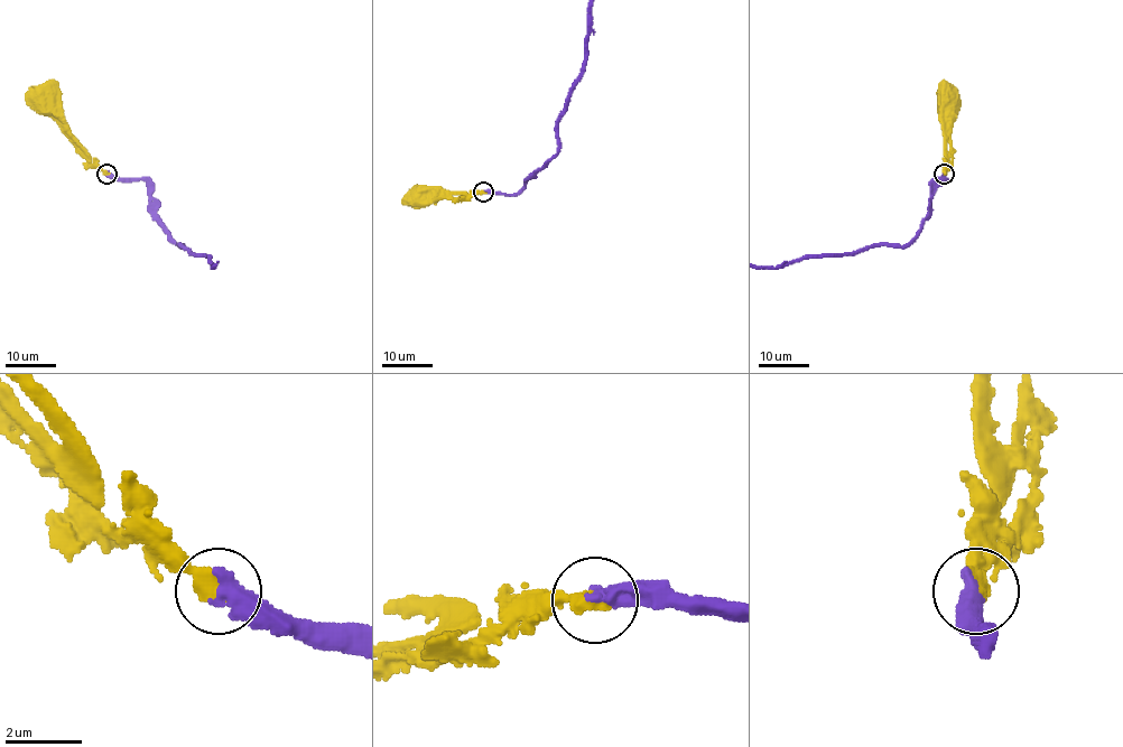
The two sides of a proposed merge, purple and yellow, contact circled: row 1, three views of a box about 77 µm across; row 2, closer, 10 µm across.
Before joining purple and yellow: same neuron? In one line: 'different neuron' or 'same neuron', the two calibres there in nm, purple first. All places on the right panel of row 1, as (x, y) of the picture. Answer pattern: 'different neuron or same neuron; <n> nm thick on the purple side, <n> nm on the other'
same neuron; 550 nm thick on the purple side, 500 nm on the other

